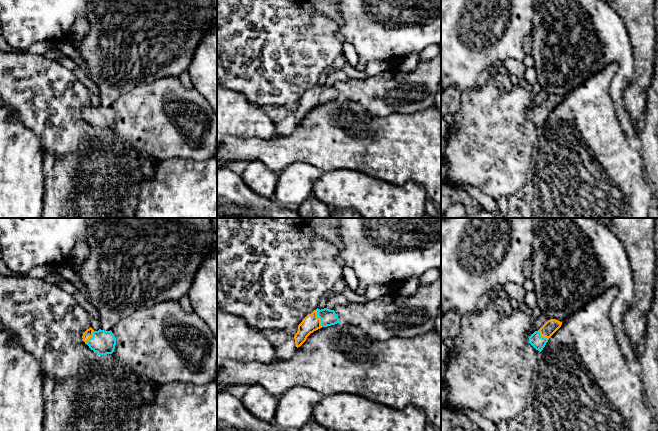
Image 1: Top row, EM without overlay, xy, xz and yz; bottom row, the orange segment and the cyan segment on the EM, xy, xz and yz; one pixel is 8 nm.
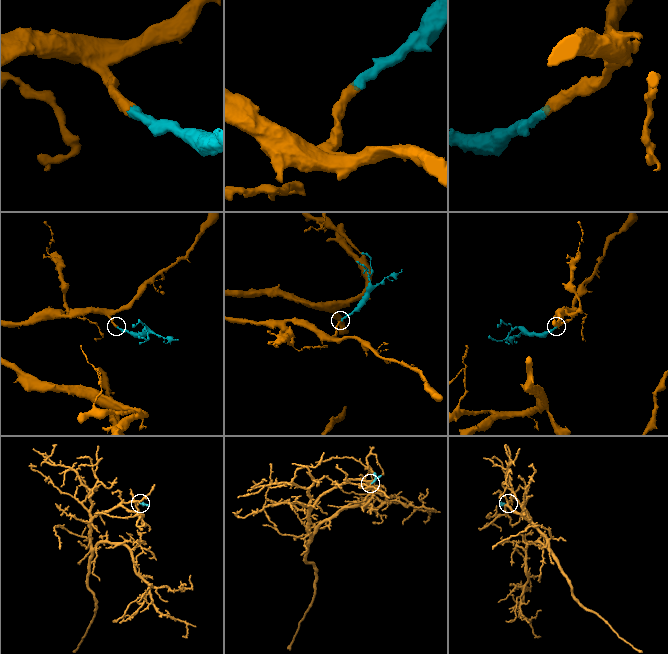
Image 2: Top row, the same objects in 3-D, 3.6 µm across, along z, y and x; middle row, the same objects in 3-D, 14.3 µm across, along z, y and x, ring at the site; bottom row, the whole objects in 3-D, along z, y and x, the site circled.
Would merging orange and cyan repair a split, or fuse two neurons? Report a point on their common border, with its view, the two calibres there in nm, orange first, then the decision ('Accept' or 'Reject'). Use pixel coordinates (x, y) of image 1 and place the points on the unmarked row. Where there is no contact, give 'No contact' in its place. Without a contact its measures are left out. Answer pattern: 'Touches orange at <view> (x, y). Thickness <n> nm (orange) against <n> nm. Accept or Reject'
Touches orange at xz (319, 94). Thickness 140 nm (orange) against 130 nm. Accept

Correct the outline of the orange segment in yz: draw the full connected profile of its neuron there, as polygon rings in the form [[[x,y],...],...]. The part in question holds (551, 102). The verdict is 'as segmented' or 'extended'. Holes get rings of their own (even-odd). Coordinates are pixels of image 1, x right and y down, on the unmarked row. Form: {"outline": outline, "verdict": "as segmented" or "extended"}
{"outline": [[[556,95],[548,96],[538,107],[529,113],[529,119],[539,128],[543,126],[549,114],[561,103],[562,98]]], "verdict": "extended"}

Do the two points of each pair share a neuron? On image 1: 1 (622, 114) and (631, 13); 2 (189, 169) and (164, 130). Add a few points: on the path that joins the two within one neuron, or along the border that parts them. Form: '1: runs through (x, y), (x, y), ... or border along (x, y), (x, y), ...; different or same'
1: border along (623, 89), (624, 108), (634, 123); different
2: border along (205, 159), (165, 158), (159, 160); different

